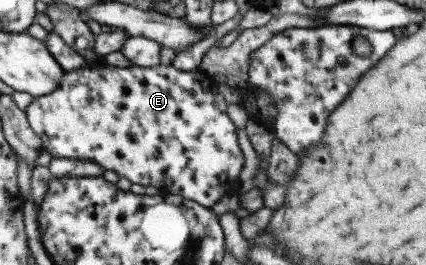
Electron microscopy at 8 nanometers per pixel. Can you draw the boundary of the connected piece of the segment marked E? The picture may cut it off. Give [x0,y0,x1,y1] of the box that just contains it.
[26,65,244,208]

